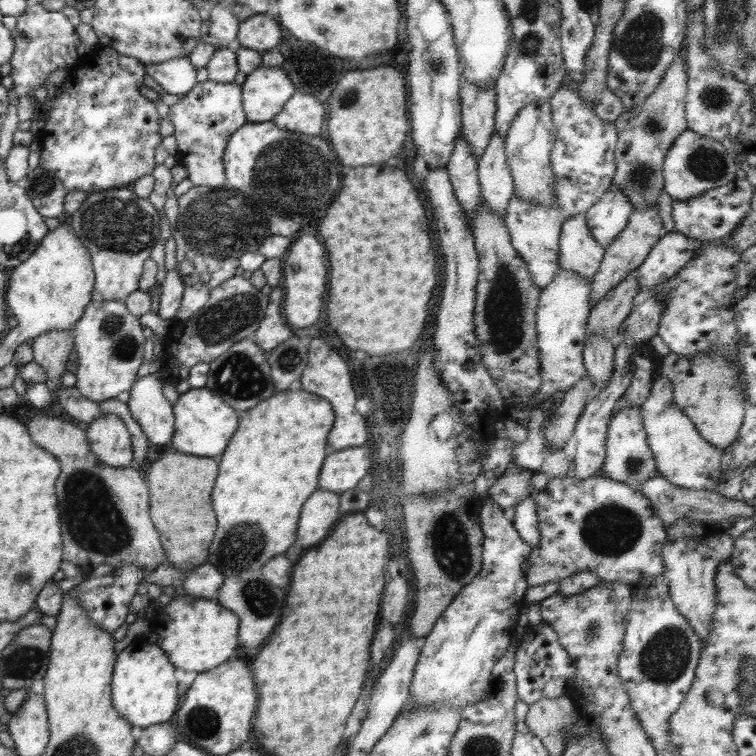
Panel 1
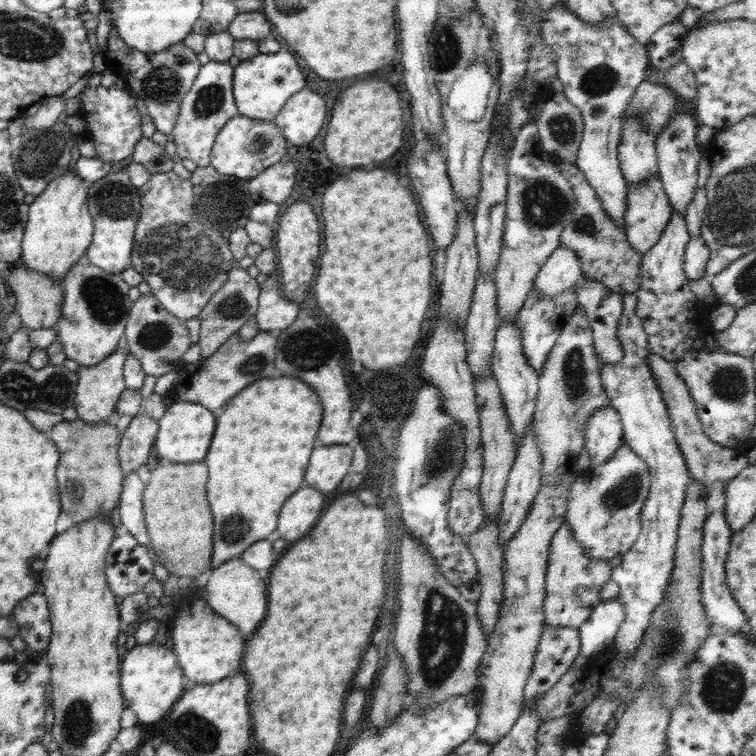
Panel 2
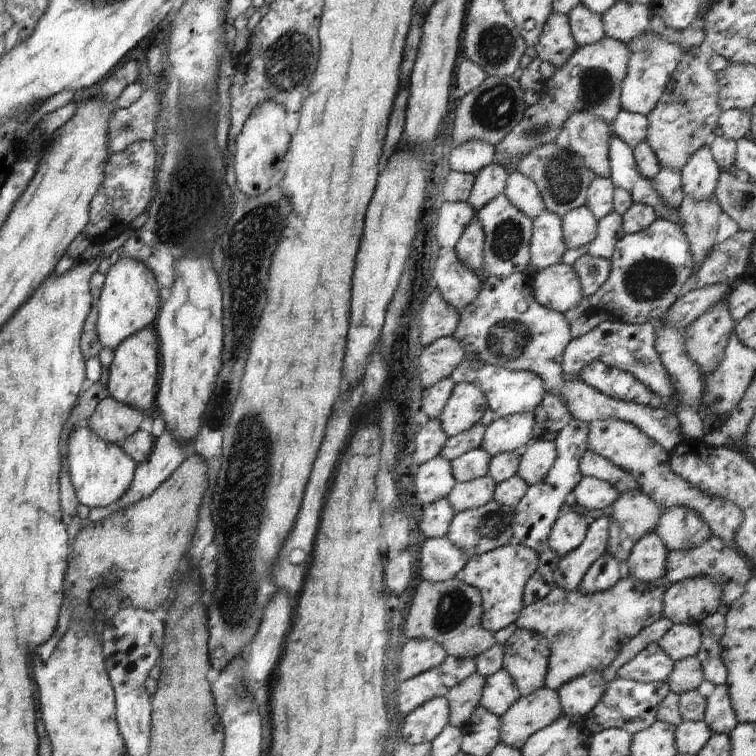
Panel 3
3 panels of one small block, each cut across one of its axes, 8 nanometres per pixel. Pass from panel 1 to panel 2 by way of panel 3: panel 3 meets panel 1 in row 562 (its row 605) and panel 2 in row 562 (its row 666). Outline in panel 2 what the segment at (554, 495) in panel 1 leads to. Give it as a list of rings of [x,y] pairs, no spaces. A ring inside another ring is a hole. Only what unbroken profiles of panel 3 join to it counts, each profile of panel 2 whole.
[[[566,522],[554,533],[549,547],[546,598],[543,600],[545,624],[579,628],[588,620],[594,607],[602,602],[599,594],[602,587],[612,580],[611,570],[614,566],[608,563],[608,559],[598,560],[588,556],[585,548],[572,536]]]

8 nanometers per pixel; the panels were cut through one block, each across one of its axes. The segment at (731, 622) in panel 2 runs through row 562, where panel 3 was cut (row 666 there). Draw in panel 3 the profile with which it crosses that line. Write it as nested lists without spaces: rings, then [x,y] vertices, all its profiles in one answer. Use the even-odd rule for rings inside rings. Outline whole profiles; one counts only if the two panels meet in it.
[[[718,610],[698,623],[701,632],[701,647],[697,652],[704,678],[714,685],[724,685],[727,670],[723,663],[721,638],[725,633],[725,612]]]

